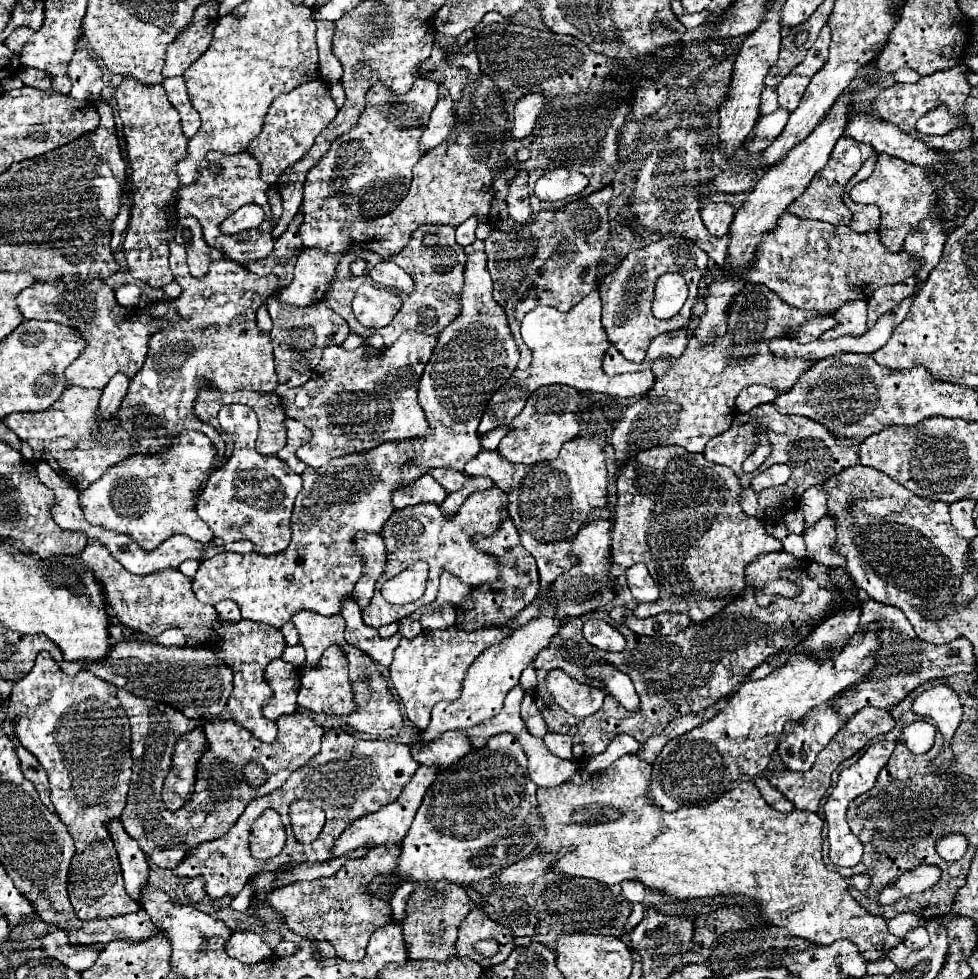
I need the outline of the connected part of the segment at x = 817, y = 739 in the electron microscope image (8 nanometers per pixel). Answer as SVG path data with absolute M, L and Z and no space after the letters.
M827 700L827 702L821 702L819 706L815 706L813 710L809 710L805 714L803 720L797 720L797 722L787 722L785 724L785 730L781 734L781 740L779 740L779 746L777 746L777 752L785 764L787 770L793 770L793 772L807 772L817 754L831 742L831 738L847 724L845 718L839 716L839 712L835 710L833 706L833 700Z

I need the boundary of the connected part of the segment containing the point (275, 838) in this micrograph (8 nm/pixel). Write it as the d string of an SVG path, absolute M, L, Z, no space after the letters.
M265 810L249 832L249 848L253 858L273 858L285 846L285 828L275 810Z

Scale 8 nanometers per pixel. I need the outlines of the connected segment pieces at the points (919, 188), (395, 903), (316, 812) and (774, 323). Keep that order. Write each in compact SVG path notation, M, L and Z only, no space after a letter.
M879 156L873 174L851 188L849 198L859 204L875 204L881 210L881 226L879 236L881 242L893 250L899 252L903 248L903 240L911 230L917 228L917 224L927 218L929 214L941 214L937 194L943 188L941 174L925 174L921 166L913 166L911 162L901 162L901 158L889 158Z
M405 882L401 884L401 888L393 894L391 898L391 908L393 908L393 918L395 922L401 922L405 918L405 912L407 912L407 902L411 898L411 892L413 892L413 882Z
M301 798L289 806L289 816L293 834L303 844L313 842L325 826L325 812Z
M717 266L707 272L701 284L701 296L693 306L693 316L687 326L689 344L683 356L673 360L671 364L667 364L665 360L653 362L653 370L655 374L661 374L661 378L655 380L653 388L637 404L627 408L623 420L613 430L617 462L627 460L629 456L633 456L633 452L671 442L683 446L693 454L701 452L711 438L729 430L735 416L731 404L735 404L735 398L743 388L751 384L761 384L785 392L799 380L805 370L813 366L813 362L809 360L773 356L769 352L769 340L775 336L783 336L785 330L795 330L817 314L787 306L767 286L753 282L745 286L745 290L735 298L733 306L729 308L731 314L725 336L727 340L715 340L711 344L697 342L693 330L699 322L699 314L703 312L703 296L707 294L707 284L711 282L713 272L717 272Z

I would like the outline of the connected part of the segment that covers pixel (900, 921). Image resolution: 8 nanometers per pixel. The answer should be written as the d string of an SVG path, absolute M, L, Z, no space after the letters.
M897 914L897 918L889 920L887 926L889 926L889 932L895 934L899 940L905 940L905 936L909 934L909 930L913 928L919 928L919 926L925 926L927 920L919 918L917 914Z

